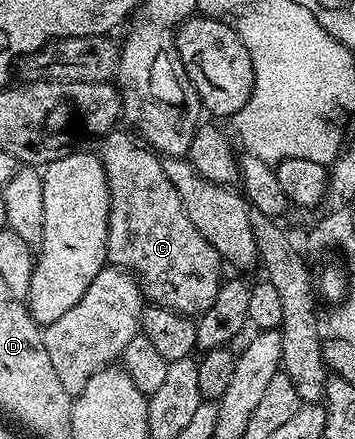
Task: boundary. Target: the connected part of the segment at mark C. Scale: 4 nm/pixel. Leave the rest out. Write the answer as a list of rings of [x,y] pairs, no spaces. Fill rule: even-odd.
[[[113,128],[99,139],[98,157],[104,166],[109,192],[108,262],[113,267],[131,272],[149,303],[164,306],[176,314],[191,315],[192,306],[200,302],[196,294],[204,294],[204,302],[210,304],[219,292],[222,259],[220,253],[200,235],[198,228],[190,224],[190,216],[186,216],[186,208],[182,208],[182,196],[178,196],[174,184],[166,180],[163,161],[147,145],[132,138],[127,138],[120,128]]]

